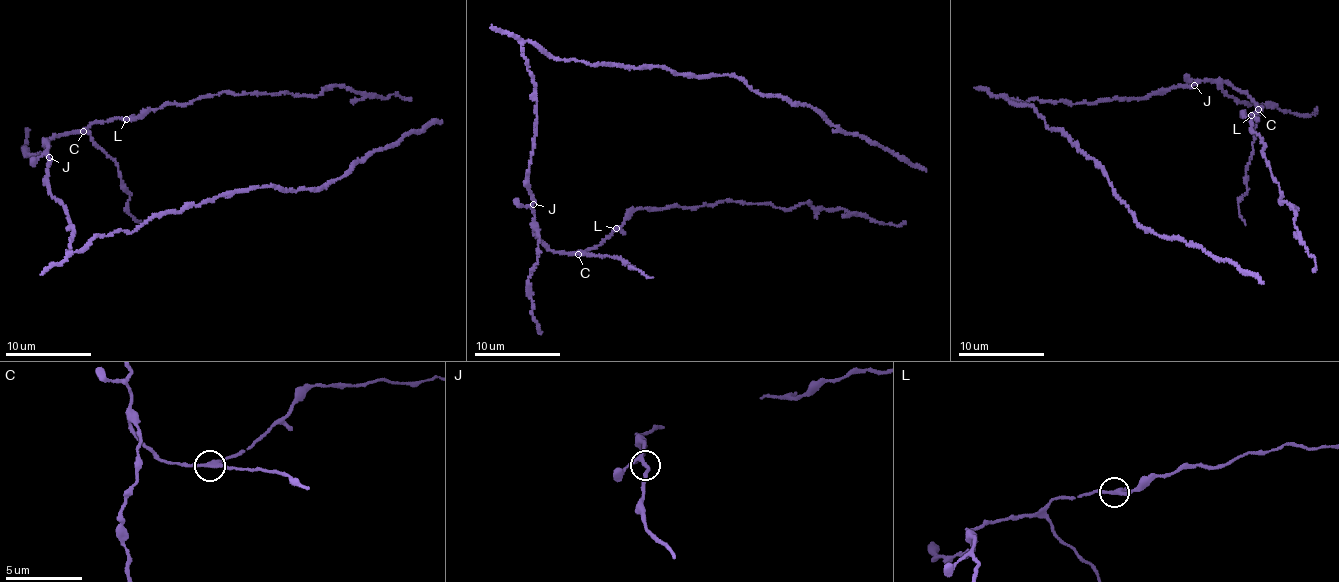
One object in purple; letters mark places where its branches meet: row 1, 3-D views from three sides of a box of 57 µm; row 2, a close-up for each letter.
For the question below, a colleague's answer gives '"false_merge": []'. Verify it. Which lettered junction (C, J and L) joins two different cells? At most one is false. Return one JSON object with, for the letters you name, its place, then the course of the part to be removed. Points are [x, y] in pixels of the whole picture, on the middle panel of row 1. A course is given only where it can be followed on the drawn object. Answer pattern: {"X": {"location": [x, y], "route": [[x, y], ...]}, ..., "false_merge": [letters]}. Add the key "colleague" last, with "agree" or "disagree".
{"C": {"location": [578, 254], "route": [[579, 254], [617, 257], [634, 269], [653, 277]]}, "false_merge": ["C"], "colleague": "disagree"}

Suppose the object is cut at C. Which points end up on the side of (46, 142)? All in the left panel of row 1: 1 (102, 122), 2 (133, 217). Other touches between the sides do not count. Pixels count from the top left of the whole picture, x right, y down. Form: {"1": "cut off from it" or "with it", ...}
{"1": "with it", "2": "cut off from it"}

